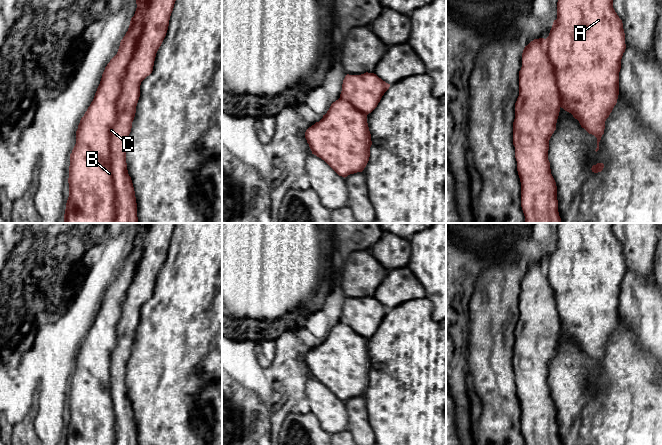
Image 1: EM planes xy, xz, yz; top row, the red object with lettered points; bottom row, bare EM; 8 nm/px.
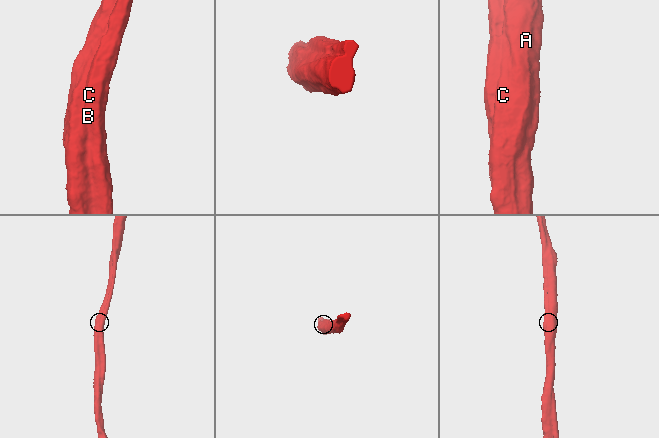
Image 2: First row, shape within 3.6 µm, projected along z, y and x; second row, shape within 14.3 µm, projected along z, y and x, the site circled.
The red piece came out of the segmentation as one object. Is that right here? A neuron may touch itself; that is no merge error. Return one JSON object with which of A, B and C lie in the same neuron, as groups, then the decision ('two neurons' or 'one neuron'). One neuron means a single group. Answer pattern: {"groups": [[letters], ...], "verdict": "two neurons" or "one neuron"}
{"groups": [["A", "B"], ["C"]], "verdict": "two neurons"}

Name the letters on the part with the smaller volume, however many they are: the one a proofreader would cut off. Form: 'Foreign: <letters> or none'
Foreign: C

